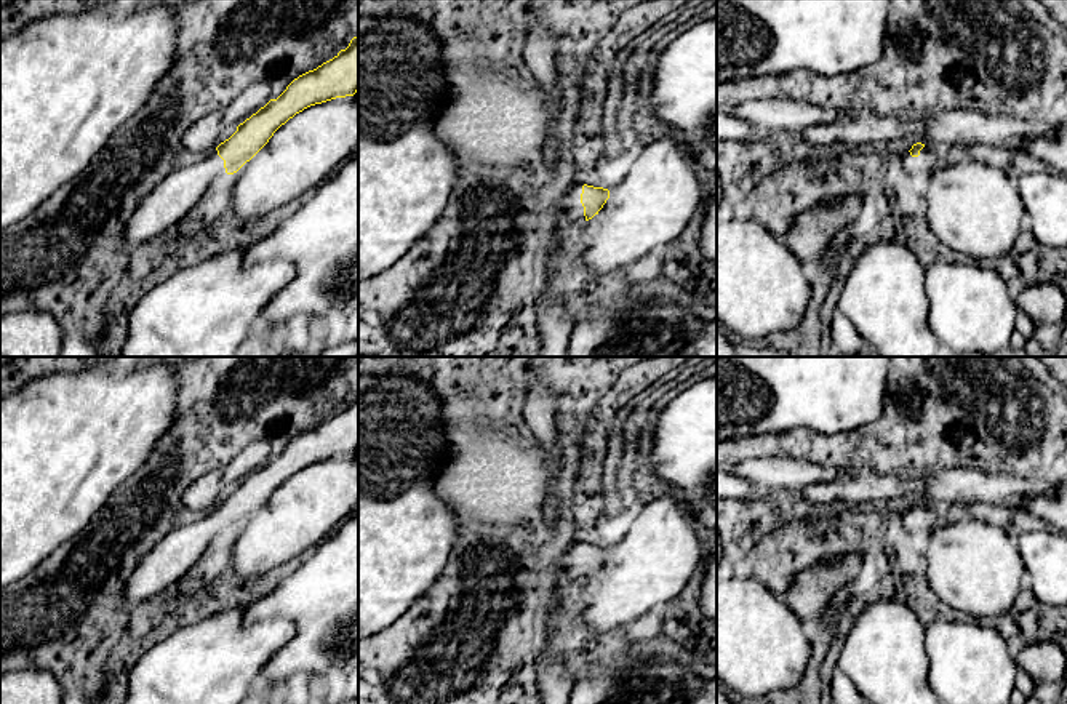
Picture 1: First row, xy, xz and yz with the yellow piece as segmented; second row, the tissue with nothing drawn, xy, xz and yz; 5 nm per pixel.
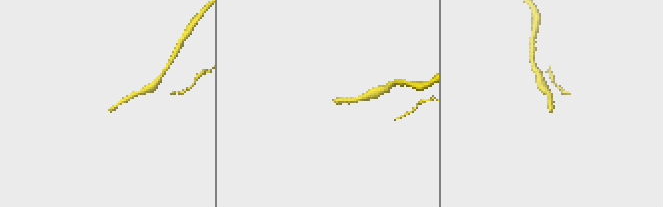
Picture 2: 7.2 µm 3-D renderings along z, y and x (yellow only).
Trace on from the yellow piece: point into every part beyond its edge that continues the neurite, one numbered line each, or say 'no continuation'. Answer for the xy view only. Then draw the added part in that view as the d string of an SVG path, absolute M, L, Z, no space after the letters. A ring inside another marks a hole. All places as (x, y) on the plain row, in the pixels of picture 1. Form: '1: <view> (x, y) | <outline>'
1: xy (171, 557) | M216 507L194 523L173 528L128 576L123 586L128 605L136 606L184 578L208 542L224 533L224 518Z

